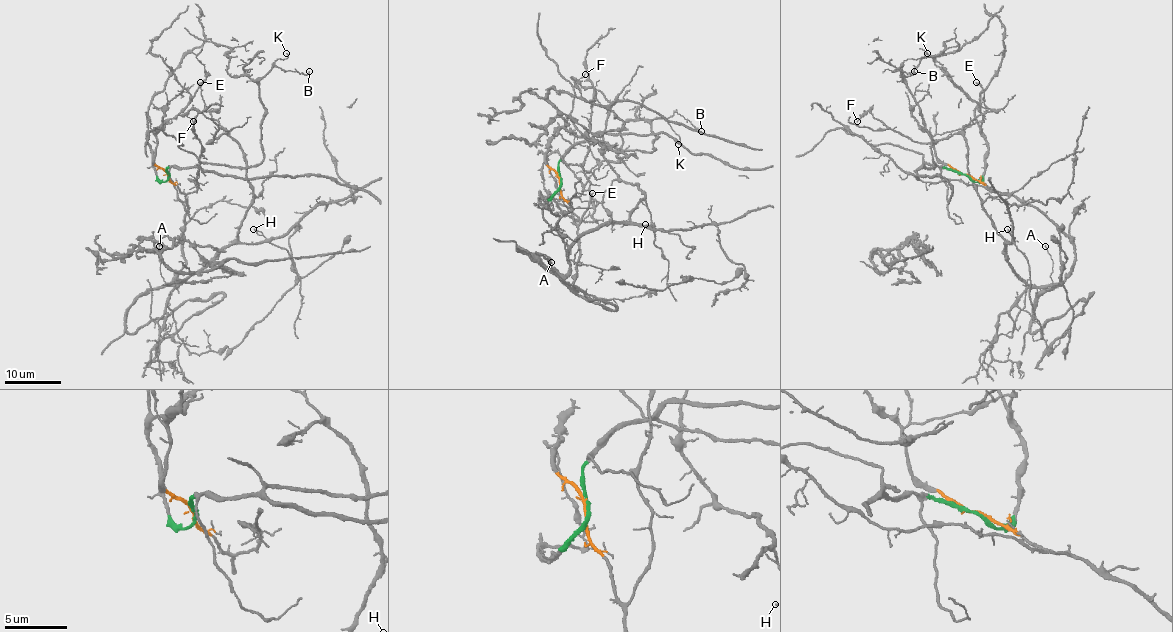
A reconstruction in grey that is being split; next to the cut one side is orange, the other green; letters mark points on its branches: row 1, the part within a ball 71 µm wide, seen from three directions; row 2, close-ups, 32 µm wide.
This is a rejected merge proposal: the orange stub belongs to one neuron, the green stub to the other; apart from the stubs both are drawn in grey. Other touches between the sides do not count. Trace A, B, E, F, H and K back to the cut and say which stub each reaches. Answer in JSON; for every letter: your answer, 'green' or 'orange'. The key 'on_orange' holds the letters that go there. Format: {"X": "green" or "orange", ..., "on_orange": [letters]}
{"A": "orange", "B": "green", "E": "orange", "F": "orange", "H": "orange", "K": "green", "on_orange": ["A", "E", "F", "H"]}

